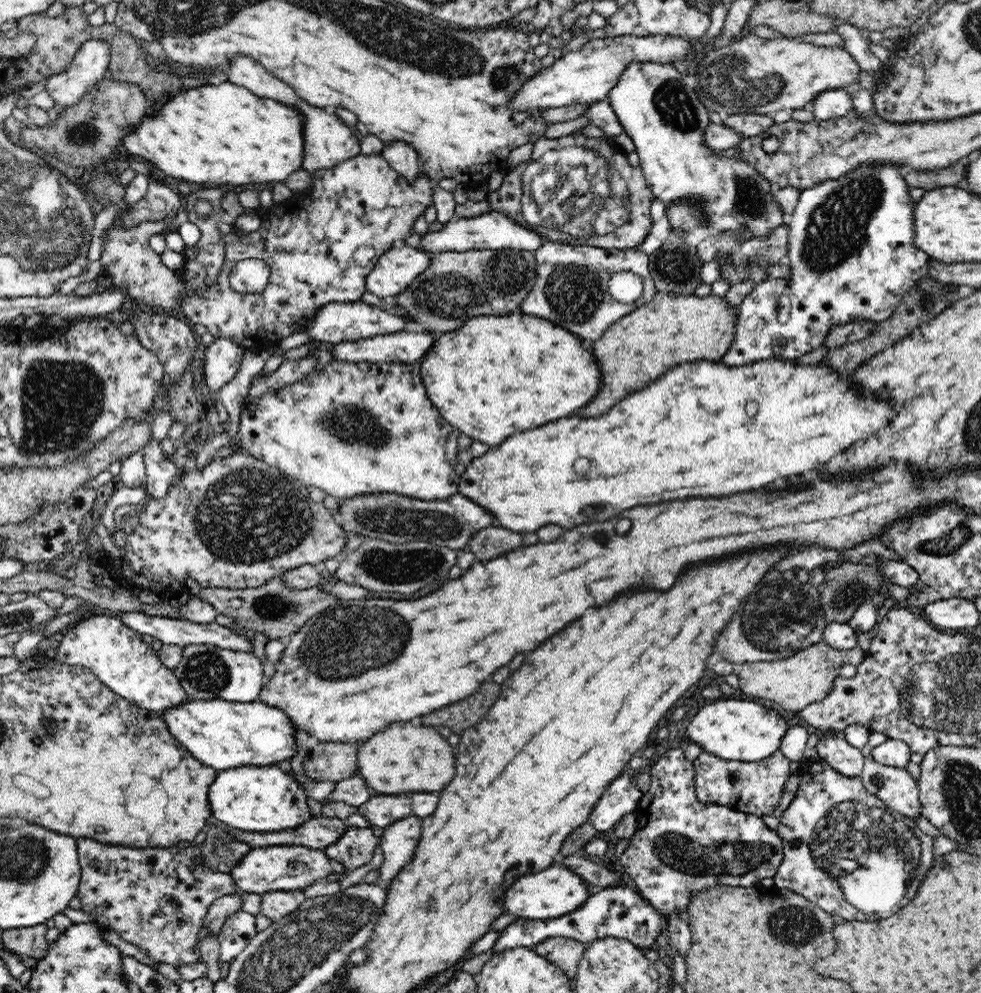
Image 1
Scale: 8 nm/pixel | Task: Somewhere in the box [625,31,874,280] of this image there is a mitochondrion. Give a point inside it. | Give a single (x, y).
(740, 79)

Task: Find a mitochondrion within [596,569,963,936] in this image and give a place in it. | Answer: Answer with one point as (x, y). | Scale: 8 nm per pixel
(858, 846)

